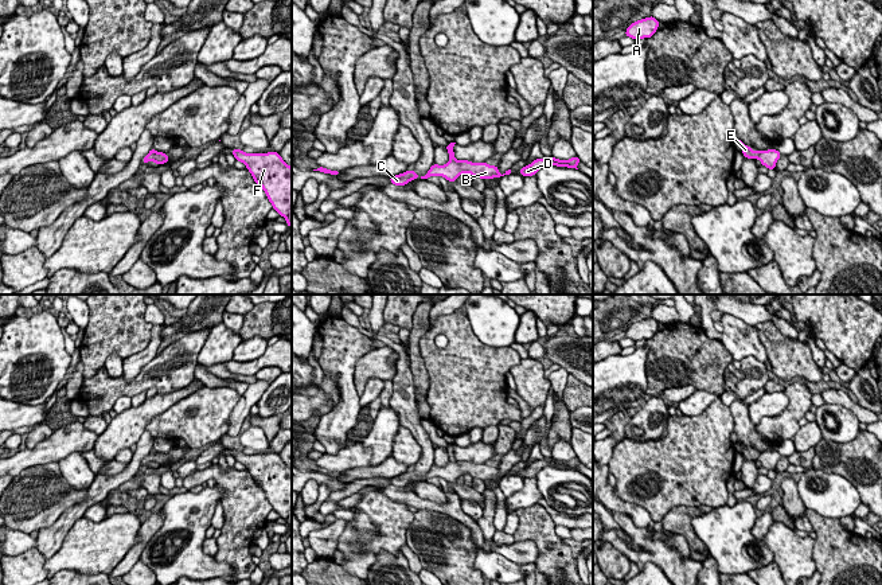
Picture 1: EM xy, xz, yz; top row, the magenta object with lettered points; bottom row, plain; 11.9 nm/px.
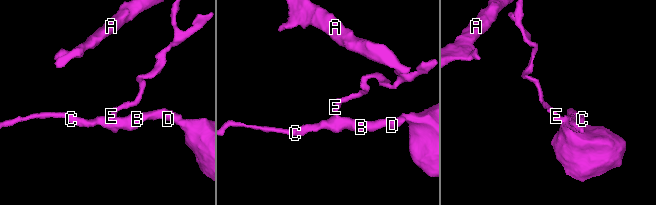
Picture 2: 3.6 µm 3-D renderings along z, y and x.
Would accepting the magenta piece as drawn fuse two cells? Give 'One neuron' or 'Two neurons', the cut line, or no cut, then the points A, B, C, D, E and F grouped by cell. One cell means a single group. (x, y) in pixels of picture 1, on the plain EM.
Two neurons. Split along yz (761, 453), (756, 459). Groups: A E / B C D F

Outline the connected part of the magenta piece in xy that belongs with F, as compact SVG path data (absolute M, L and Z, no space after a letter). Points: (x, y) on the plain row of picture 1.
M233 449L231 456L246 467L273 510L292 529L292 468L282 461L278 453L245 455L242 451Z

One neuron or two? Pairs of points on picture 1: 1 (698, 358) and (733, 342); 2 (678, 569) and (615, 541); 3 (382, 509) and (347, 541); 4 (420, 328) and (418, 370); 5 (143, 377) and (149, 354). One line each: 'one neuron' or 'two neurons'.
1: two neurons
2: one neuron
3: one neuron
4: one neuron
5: two neurons

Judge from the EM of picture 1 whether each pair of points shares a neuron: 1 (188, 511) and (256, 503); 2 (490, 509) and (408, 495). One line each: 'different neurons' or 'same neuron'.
1: different neurons
2: different neurons

